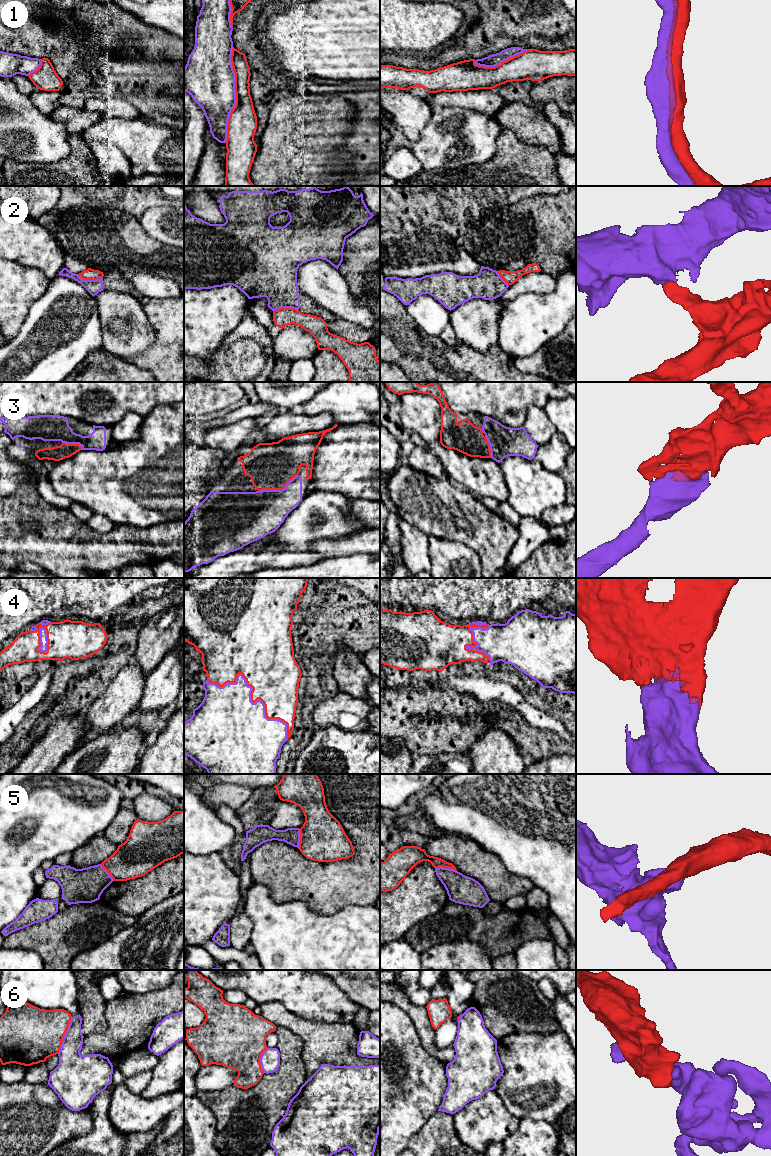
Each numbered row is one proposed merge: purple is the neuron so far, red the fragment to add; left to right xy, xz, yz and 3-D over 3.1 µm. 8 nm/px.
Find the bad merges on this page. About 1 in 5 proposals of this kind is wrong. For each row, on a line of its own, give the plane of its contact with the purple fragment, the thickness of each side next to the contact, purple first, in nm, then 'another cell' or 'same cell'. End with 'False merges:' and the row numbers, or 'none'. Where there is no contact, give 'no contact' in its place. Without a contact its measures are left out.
1: contact in xz; calibres 400 and 240 nm; same cell
2: contact in xy; calibres 110 and 100 nm; another cell
3: contact in xz; calibres 360 and 380 nm; same cell
4: contact in xz; calibres 480 and 400 nm; same cell
5: contact in yz; calibres 220 and 120 nm; another cell
6: contact in xy; calibres 220 and 420 nm; another cell
False merges: 2, 5, 6

